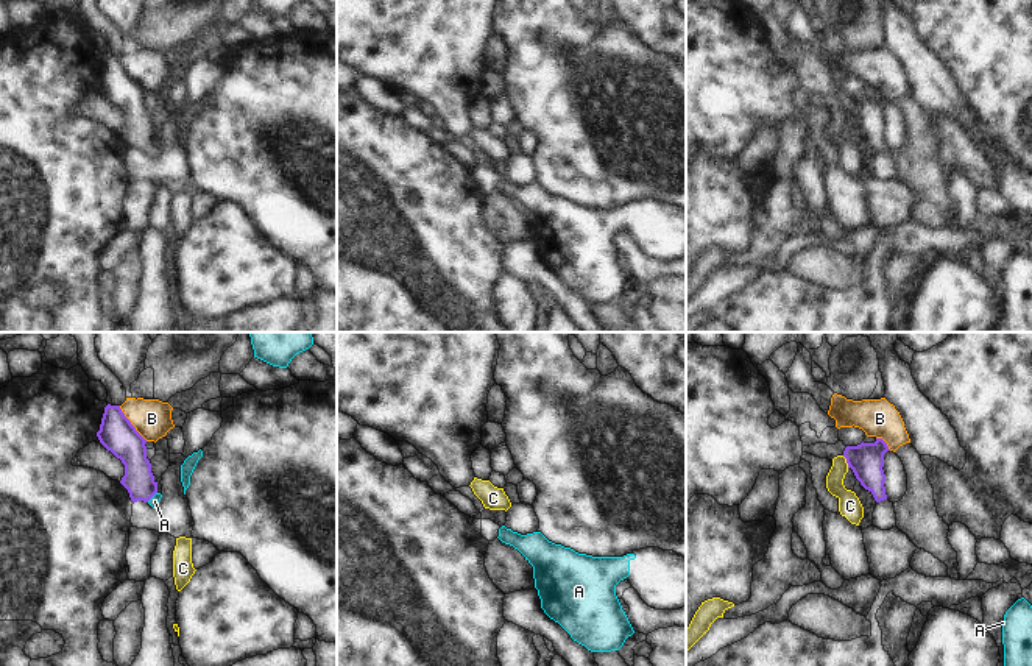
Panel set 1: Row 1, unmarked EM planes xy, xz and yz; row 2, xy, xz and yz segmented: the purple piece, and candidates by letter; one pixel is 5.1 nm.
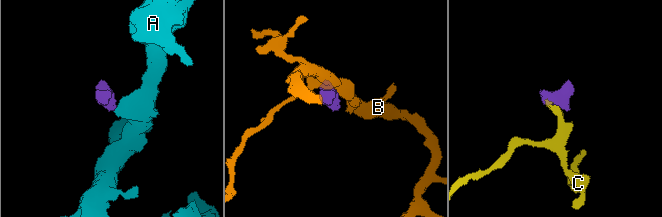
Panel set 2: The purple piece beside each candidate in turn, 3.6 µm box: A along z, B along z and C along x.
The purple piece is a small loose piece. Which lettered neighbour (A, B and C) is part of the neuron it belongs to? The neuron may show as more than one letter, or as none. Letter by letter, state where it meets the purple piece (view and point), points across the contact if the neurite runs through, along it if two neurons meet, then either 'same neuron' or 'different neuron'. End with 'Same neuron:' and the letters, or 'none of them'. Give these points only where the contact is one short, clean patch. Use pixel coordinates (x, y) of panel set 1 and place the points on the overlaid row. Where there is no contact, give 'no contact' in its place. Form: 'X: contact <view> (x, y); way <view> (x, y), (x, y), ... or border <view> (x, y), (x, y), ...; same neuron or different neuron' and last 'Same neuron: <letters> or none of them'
A: contact xy (151, 496); way xy (139, 481), (151, 496), (155, 501); same neuron
B: contact xy (130, 423); border xy (119, 406), (130, 423), (147, 440); different neuron
C: contact yz (847, 462); border yz (842, 456), (848, 467); different neuron
Same neuron: A

